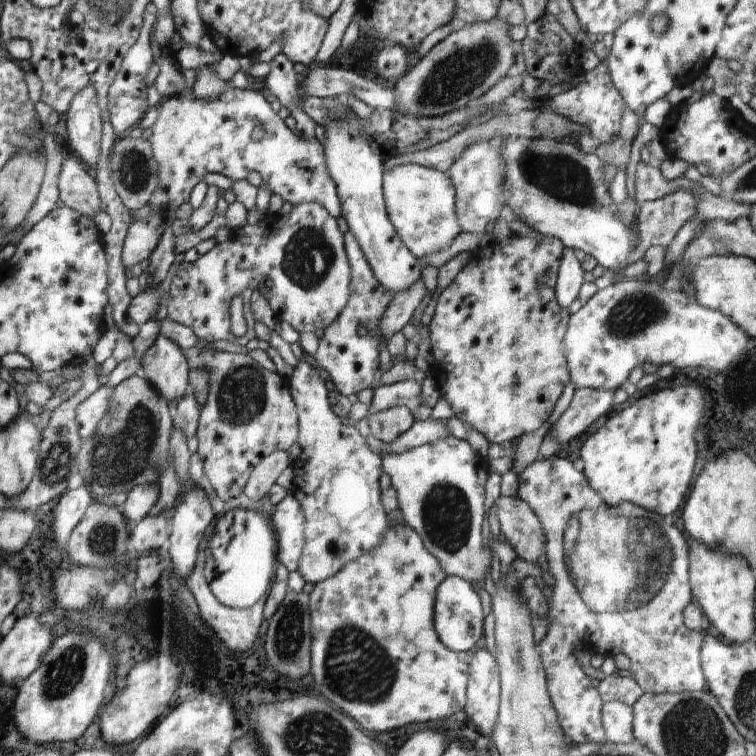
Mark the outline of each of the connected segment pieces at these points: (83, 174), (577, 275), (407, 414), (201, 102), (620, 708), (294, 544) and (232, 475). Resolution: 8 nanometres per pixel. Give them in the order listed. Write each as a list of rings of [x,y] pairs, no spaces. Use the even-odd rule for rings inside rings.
[[[69,154],[61,166],[58,188],[59,199],[80,215],[92,219],[101,210],[94,176],[90,176],[84,166]]]
[[[565,247],[555,284],[555,297],[561,307],[567,309],[578,296],[584,283],[584,272],[581,262],[574,256],[574,251]]]
[[[393,406],[385,411],[371,411],[368,419],[370,434],[383,443],[391,443],[406,432],[415,421],[415,414],[405,406]]]
[[[228,85],[220,92],[219,97],[211,99],[188,98],[178,95],[162,99],[158,107],[160,107],[160,114],[164,110],[164,118],[160,118],[160,122],[156,122],[156,130],[152,130],[152,150],[156,150],[156,162],[164,162],[164,166],[168,166],[168,170],[160,168],[159,185],[147,202],[152,207],[152,213],[147,217],[132,220],[128,227],[121,252],[122,266],[125,269],[149,258],[162,233],[170,228],[175,219],[176,208],[184,202],[189,202],[191,190],[202,178],[202,170],[217,172],[234,181],[246,179],[250,172],[258,172],[262,177],[263,184],[267,184],[273,193],[280,194],[284,201],[293,205],[317,202],[324,206],[328,214],[331,214],[335,219],[341,215],[341,202],[336,185],[329,177],[325,167],[322,144],[315,137],[298,138],[295,131],[291,131],[285,125],[284,119],[272,110],[270,100],[267,93],[239,89],[233,85]],[[168,146],[172,146],[172,150],[176,150],[176,158],[178,158],[176,162],[168,158]]]
[[[608,701],[601,708],[601,721],[605,728],[606,743],[629,743],[635,740],[633,735],[633,708],[620,701]]]
[[[284,497],[273,510],[271,523],[278,534],[278,560],[292,572],[297,570],[305,537],[305,518],[296,498]]]
[[[198,339],[196,344],[183,350],[190,369],[201,365],[208,373],[208,394],[206,404],[200,409],[196,438],[198,438],[197,455],[203,460],[204,474],[211,484],[214,500],[226,502],[240,496],[254,467],[272,451],[288,451],[297,441],[298,413],[291,390],[286,380],[278,372],[268,372],[255,360],[244,353],[218,351],[210,348],[206,339]]]

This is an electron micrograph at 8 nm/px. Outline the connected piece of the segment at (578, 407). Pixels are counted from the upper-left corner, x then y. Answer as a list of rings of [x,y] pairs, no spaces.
[[[576,389],[568,408],[559,415],[550,428],[558,446],[568,444],[602,414],[614,409],[612,406],[614,393],[613,390]]]

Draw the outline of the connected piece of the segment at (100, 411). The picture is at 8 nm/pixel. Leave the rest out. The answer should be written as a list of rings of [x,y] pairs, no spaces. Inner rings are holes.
[[[102,385],[88,398],[85,398],[75,410],[75,421],[78,425],[79,437],[90,438],[95,434],[99,420],[102,420],[113,388]]]

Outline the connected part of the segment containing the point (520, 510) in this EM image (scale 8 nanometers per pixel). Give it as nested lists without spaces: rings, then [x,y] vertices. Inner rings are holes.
[[[500,495],[495,501],[501,538],[514,548],[519,558],[536,563],[545,552],[545,536],[541,522],[527,502]]]

